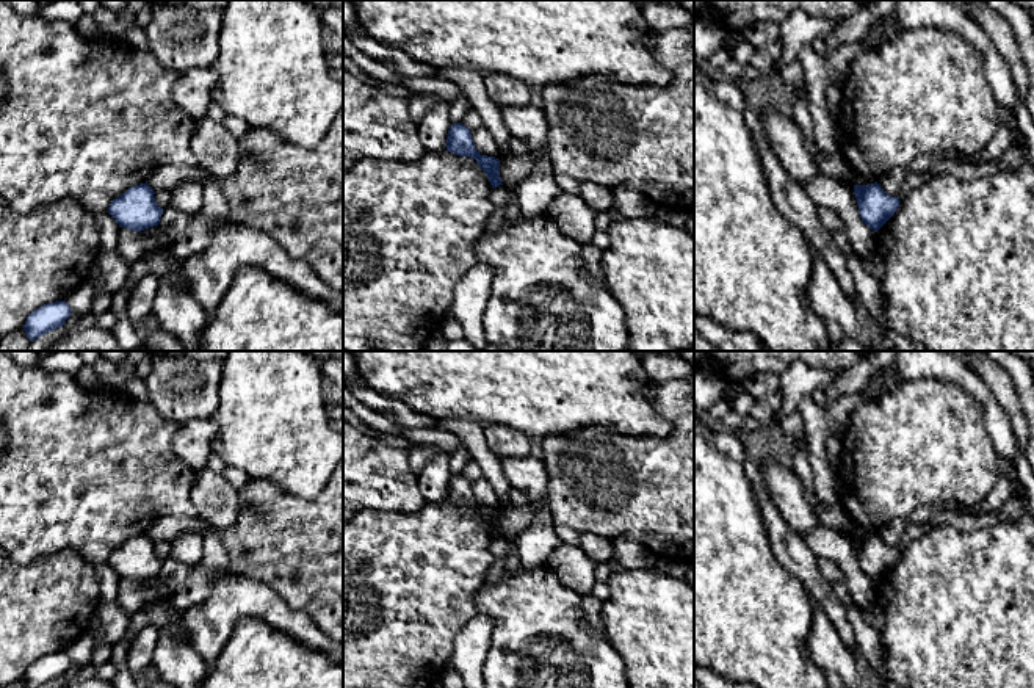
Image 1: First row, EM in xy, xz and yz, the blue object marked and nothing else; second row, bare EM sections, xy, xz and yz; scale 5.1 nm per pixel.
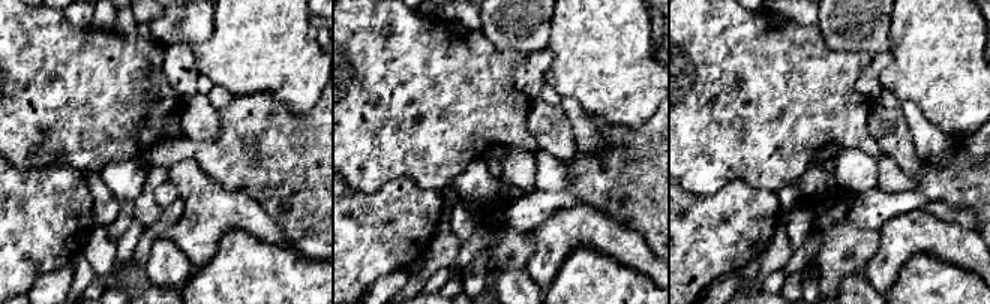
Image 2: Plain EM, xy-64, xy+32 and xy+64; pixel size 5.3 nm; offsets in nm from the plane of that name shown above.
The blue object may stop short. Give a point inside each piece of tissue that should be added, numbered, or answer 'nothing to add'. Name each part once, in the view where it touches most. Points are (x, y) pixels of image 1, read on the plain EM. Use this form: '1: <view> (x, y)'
nothing to add

